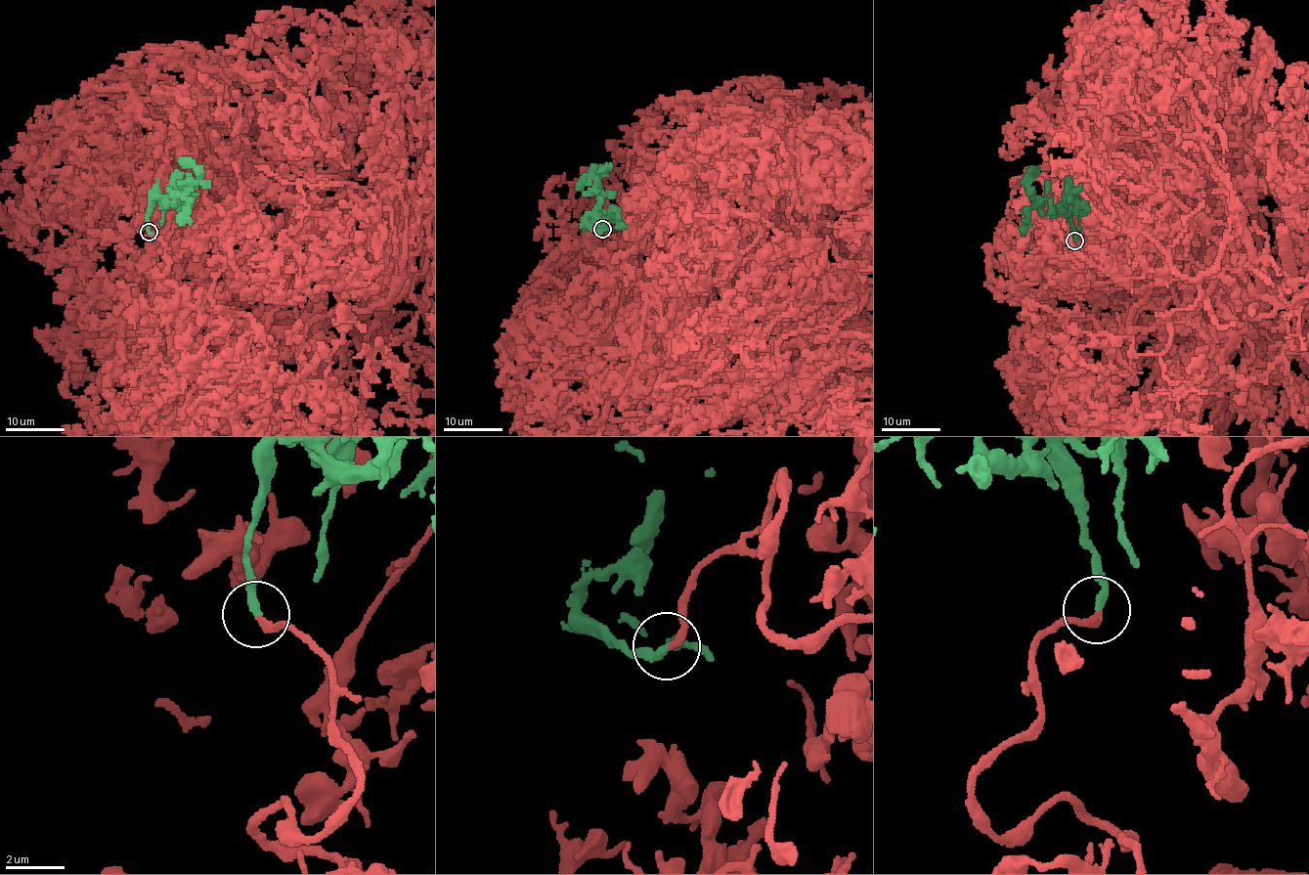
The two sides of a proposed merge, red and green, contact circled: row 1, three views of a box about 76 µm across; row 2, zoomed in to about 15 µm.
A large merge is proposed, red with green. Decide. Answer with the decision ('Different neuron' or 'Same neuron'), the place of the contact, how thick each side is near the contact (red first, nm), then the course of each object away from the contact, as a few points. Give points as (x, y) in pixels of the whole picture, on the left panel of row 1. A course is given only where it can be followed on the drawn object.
Same neuron. Place: (149, 232). Thickness 260 nm (red) against 280 nm. Course of red: (149, 233), (177, 299), (161, 317), (203, 290), (298, 327). Course of green: (150, 232), (148, 211), (152, 200), (156, 196), (164, 202), (173, 201), (198, 179), (198, 170), (182, 162)

